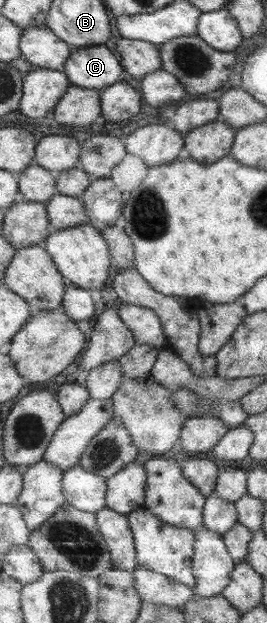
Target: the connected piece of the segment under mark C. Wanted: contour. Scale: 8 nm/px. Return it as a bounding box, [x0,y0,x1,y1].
[64,44,123,91]

